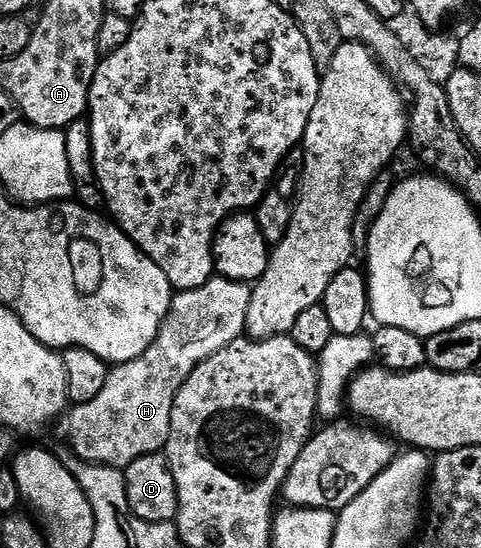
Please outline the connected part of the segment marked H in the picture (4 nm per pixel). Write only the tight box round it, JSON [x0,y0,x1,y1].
[60,275,253,467]

